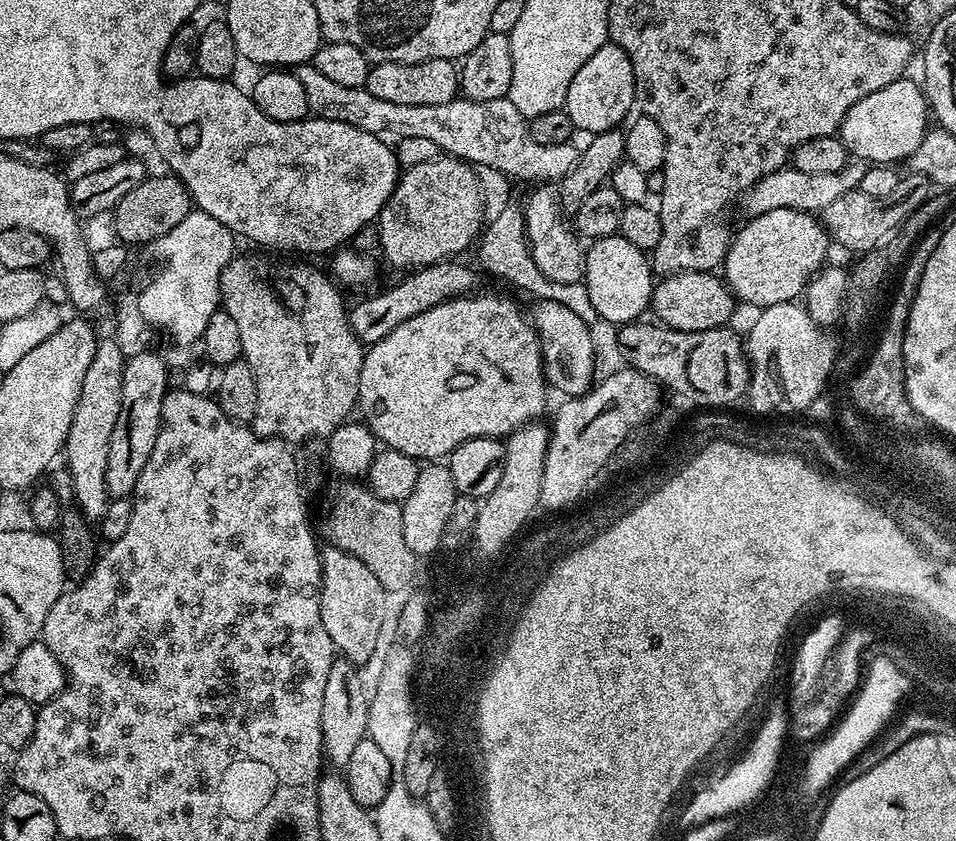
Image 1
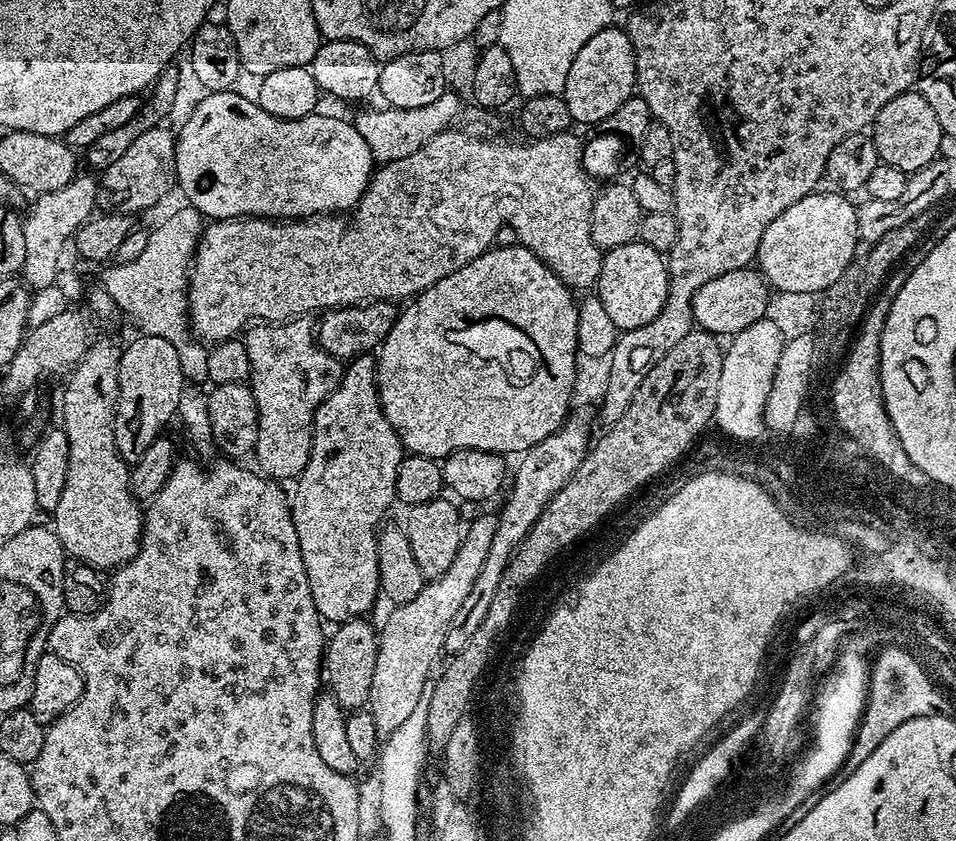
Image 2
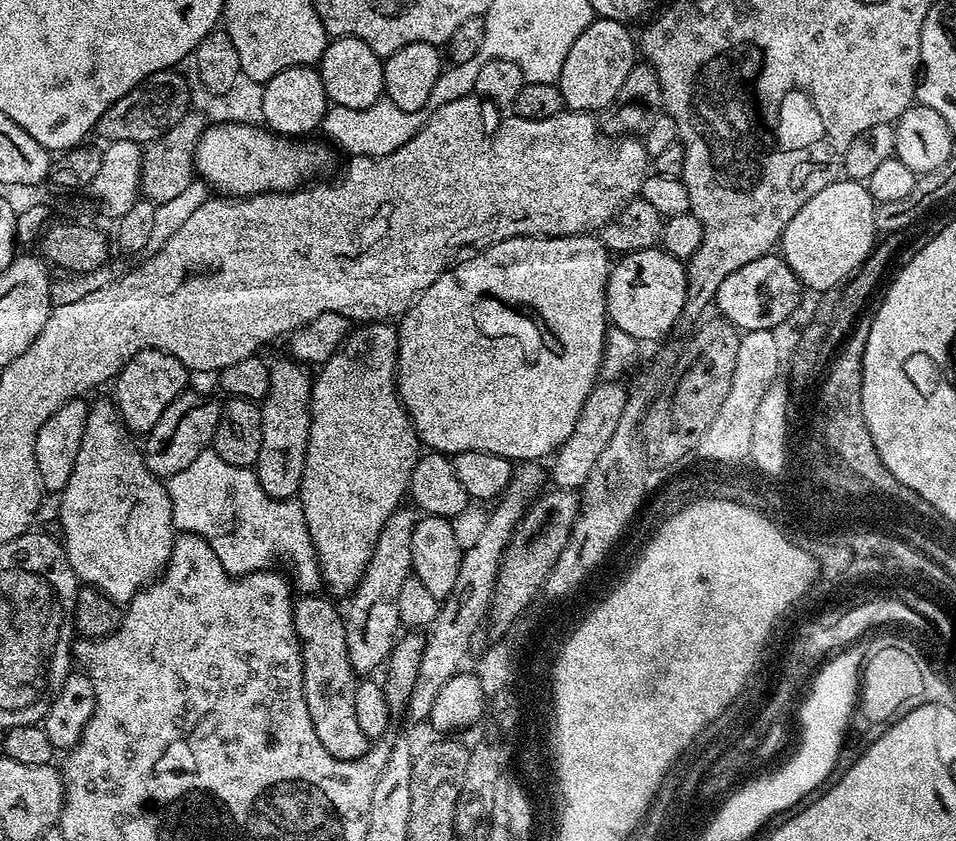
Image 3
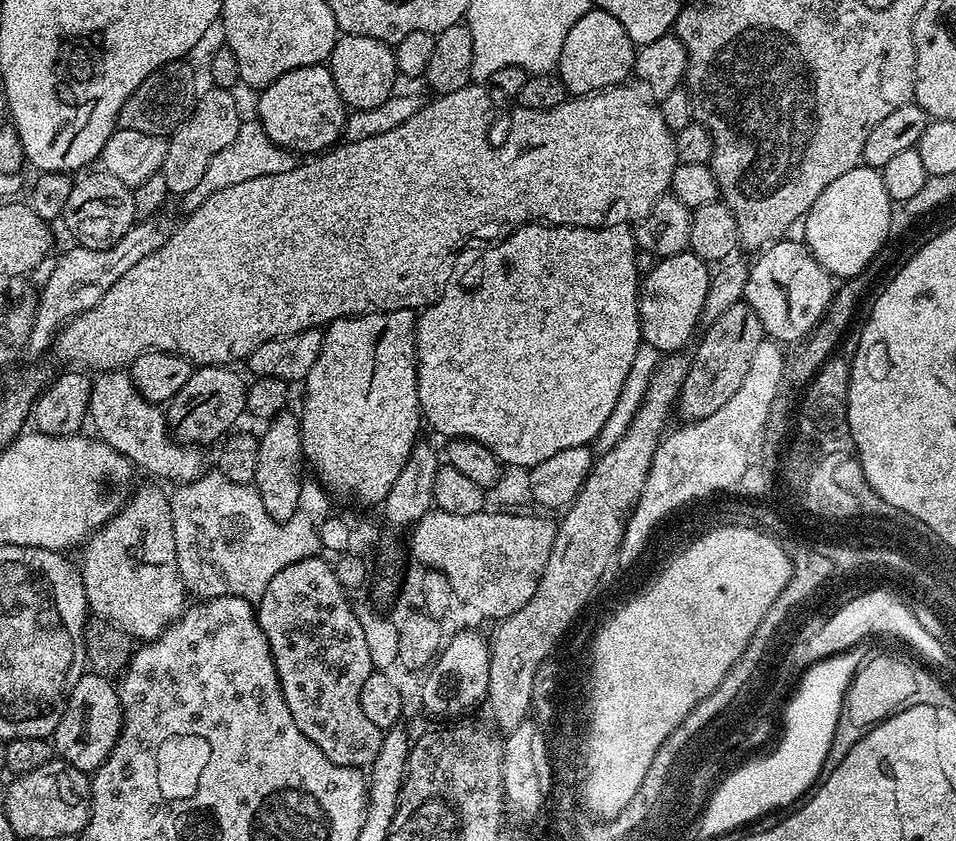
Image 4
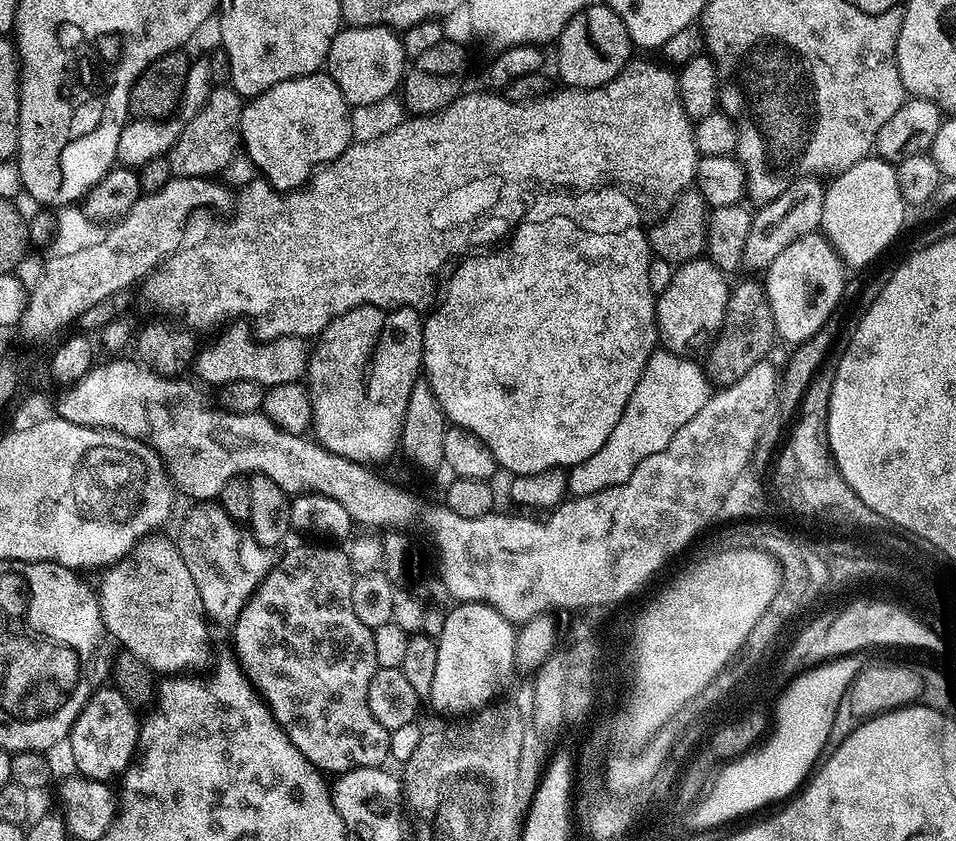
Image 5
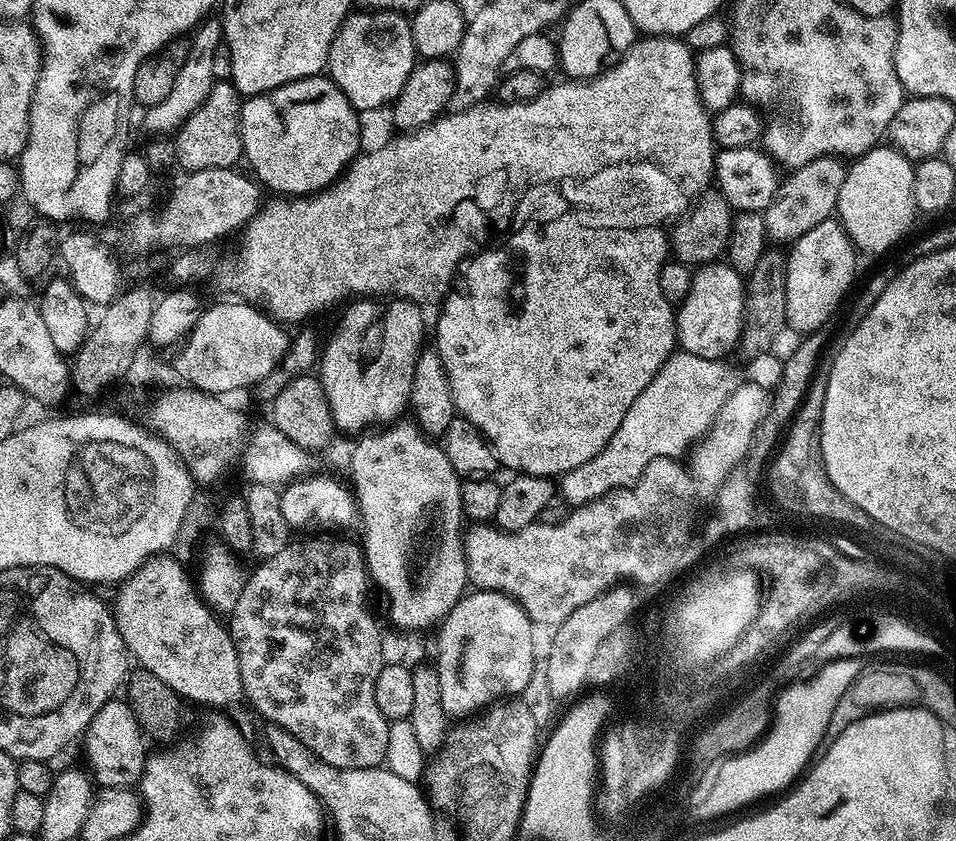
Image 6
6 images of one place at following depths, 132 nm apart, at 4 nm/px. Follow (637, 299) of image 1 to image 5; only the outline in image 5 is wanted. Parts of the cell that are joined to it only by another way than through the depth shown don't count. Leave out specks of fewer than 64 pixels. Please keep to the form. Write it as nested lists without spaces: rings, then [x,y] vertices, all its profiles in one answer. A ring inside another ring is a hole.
[[[707,258],[686,262],[673,272],[676,273],[669,278],[668,285],[659,289],[656,297],[656,330],[659,343],[667,351],[688,356],[696,354],[692,352],[699,348],[707,349],[710,342],[716,339],[726,314],[729,277]]]

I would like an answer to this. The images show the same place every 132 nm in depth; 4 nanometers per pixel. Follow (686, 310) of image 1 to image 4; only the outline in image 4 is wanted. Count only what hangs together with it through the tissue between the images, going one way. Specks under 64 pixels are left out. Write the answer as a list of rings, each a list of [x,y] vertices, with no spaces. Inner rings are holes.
[[[781,238],[767,250],[761,251],[756,261],[751,261],[748,269],[748,281],[744,287],[744,300],[758,314],[765,333],[773,341],[785,342],[784,340],[803,341],[811,333],[812,329],[820,323],[824,312],[828,309],[828,303],[832,300],[834,291],[833,277],[828,271],[813,258],[808,250],[808,245],[799,239],[788,240]]]

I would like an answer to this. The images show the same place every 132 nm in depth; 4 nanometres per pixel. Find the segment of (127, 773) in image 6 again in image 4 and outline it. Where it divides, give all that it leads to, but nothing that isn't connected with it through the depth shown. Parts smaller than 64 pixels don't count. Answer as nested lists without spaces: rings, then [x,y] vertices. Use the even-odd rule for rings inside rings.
[[[88,670],[85,676],[75,677],[67,693],[60,721],[54,733],[54,748],[59,759],[86,773],[93,773],[106,762],[120,737],[124,714],[120,711],[120,693],[109,677]]]

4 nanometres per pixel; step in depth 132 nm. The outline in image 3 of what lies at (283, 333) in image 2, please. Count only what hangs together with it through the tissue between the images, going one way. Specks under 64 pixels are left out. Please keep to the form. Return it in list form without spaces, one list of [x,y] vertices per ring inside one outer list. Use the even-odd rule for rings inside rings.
[[[295,358],[280,360],[270,367],[270,390],[262,401],[262,450],[254,465],[262,489],[275,500],[290,500],[299,493],[306,466],[310,422],[314,419],[312,385],[314,376]]]

